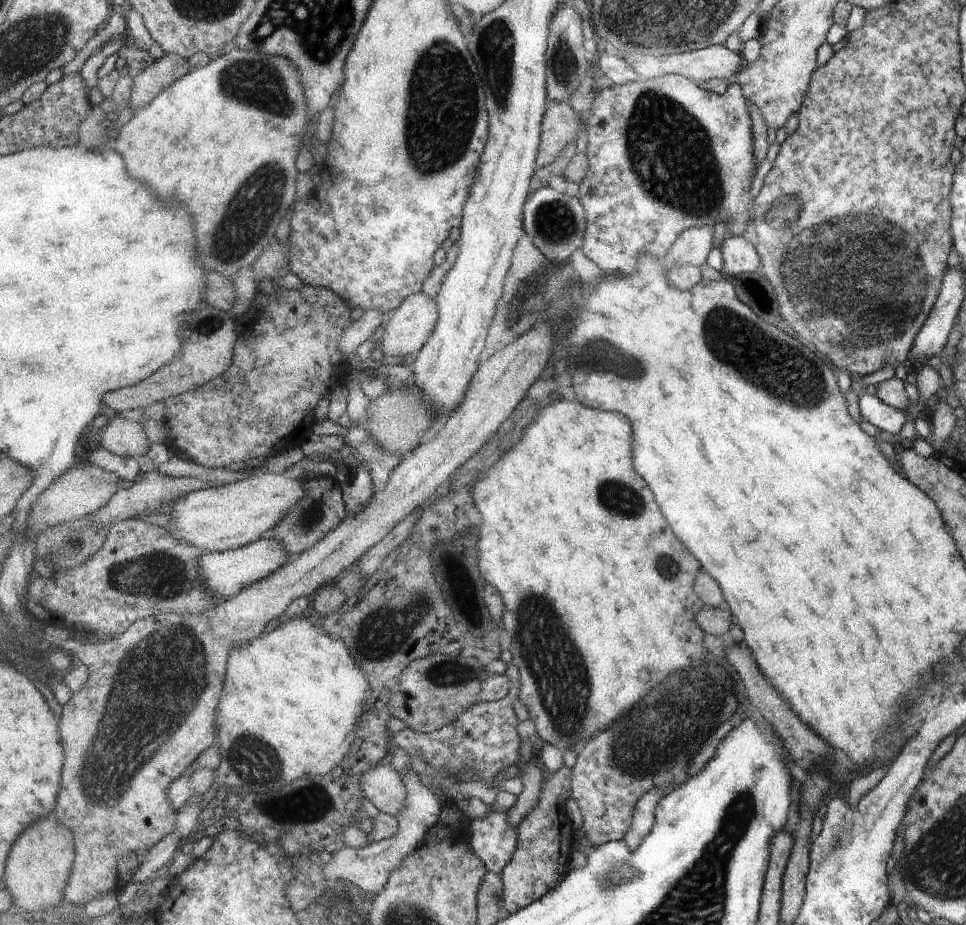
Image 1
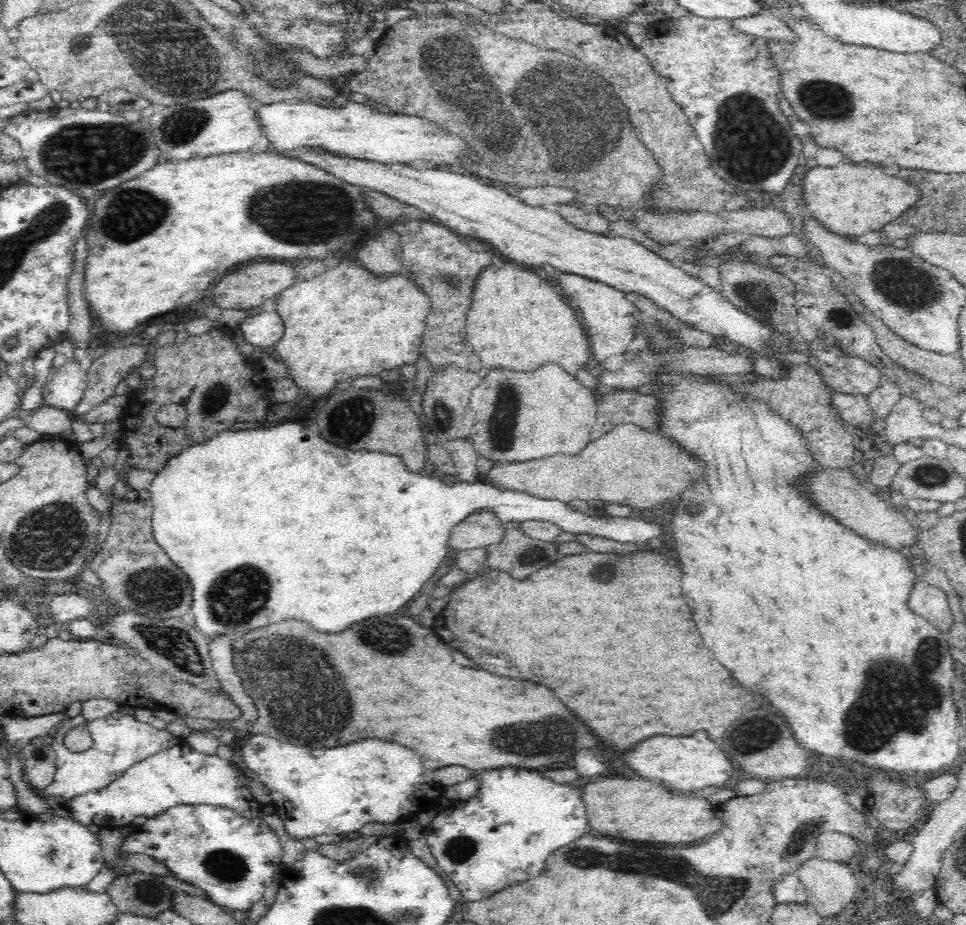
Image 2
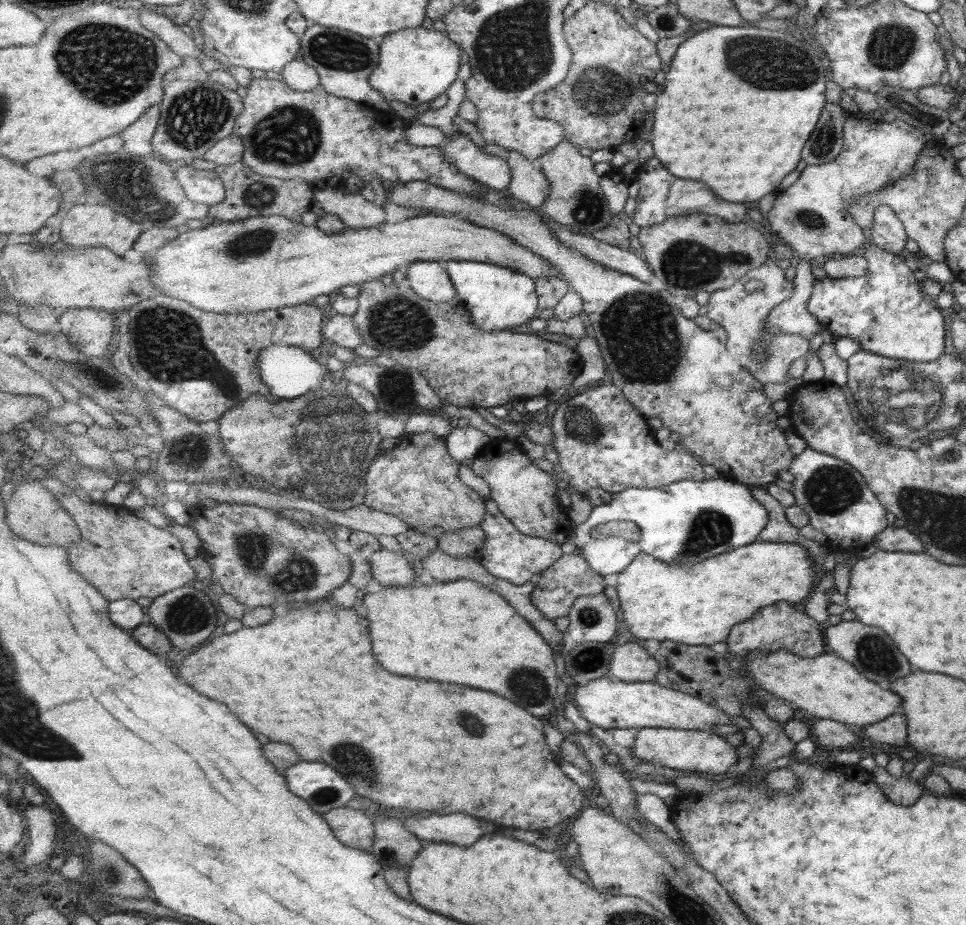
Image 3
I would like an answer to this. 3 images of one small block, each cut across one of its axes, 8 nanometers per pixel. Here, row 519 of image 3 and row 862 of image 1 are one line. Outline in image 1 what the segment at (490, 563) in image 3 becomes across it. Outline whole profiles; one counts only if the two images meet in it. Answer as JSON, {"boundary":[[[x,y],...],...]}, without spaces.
{"boundary":[[[491,805],[489,812],[484,818],[472,820],[468,830],[469,844],[487,870],[502,877],[519,848],[519,832],[517,826],[511,826],[507,820],[509,810],[496,811]]]}

